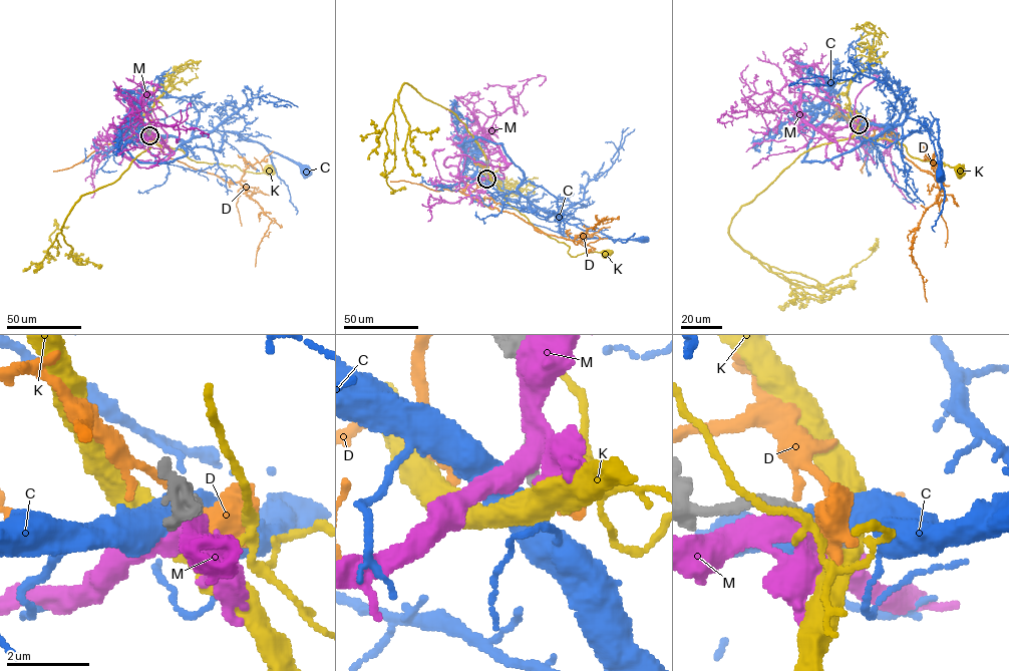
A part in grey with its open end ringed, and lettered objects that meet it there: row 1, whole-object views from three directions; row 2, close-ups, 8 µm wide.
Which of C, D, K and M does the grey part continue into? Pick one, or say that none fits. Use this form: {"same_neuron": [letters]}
{"same_neuron": []}

